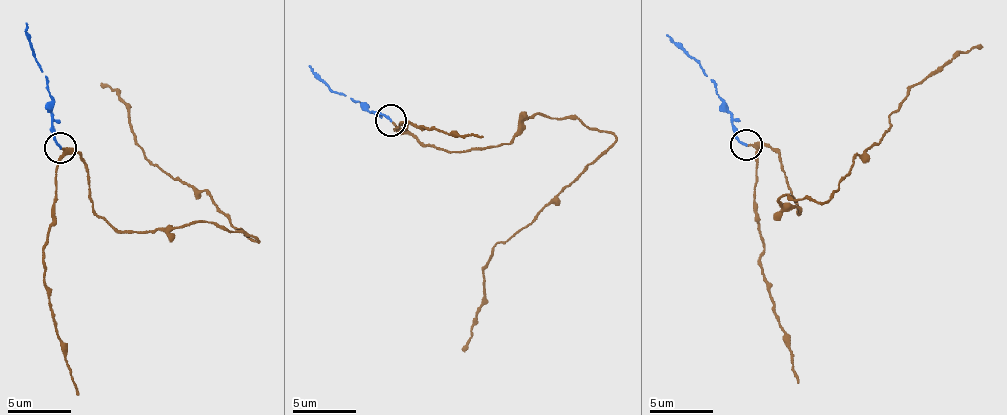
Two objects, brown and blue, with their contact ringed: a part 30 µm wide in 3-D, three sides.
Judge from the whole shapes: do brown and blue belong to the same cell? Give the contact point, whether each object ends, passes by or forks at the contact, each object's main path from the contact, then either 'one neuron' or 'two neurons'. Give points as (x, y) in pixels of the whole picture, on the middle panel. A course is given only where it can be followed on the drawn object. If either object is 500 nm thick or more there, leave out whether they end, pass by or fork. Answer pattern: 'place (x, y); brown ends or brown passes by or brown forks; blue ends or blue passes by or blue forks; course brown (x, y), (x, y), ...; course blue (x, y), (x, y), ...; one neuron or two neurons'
place (390, 120); brown passes by; blue ends; course brown (392, 121), (447, 150), (508, 143), (537, 113), (573, 118), (616, 139), (495, 246), (464, 353); course blue (389, 121), (378, 112), (368, 112), (355, 100), (335, 92), (308, 64); one neuron

